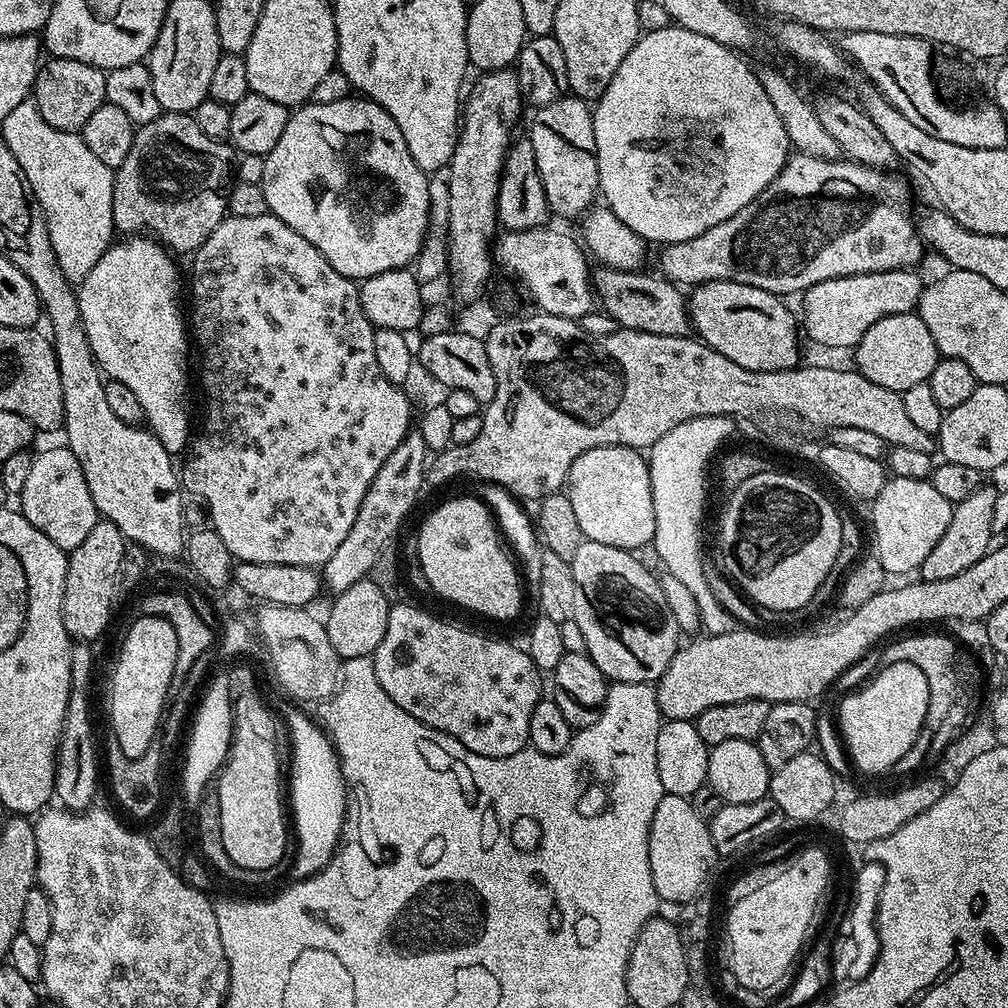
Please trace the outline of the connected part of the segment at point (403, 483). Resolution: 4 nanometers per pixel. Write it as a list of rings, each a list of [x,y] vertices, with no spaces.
[[[409,430],[406,438],[398,442],[394,454],[382,462],[382,470],[374,474],[374,482],[370,482],[370,490],[366,490],[362,506],[358,506],[358,518],[354,518],[350,534],[346,534],[342,546],[338,546],[338,550],[334,550],[334,554],[330,554],[322,566],[322,584],[327,591],[329,588],[332,594],[339,594],[350,590],[354,582],[365,579],[371,573],[374,562],[378,562],[378,554],[382,554],[382,550],[393,543],[392,535],[399,530],[400,523],[415,506],[420,487],[425,487],[429,460],[430,453],[426,442],[422,442],[420,431]]]

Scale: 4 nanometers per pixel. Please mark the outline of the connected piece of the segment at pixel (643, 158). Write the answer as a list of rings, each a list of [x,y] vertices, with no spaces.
[[[669,26],[662,30],[645,32],[640,40],[622,58],[622,66],[610,78],[610,86],[595,101],[592,121],[594,122],[594,146],[596,147],[596,161],[598,162],[598,178],[600,179],[599,195],[604,196],[603,203],[612,211],[634,234],[641,236],[646,242],[652,240],[656,246],[665,244],[684,244],[687,240],[698,238],[698,234],[706,234],[710,226],[718,226],[718,222],[726,222],[726,218],[734,218],[738,210],[750,206],[770,182],[782,170],[790,155],[790,145],[786,138],[786,128],[782,126],[766,90],[762,90],[762,82],[758,82],[756,72],[748,69],[748,64],[743,60],[739,51],[722,46],[714,42],[714,38],[702,38],[702,34],[694,34],[694,30],[686,30]]]

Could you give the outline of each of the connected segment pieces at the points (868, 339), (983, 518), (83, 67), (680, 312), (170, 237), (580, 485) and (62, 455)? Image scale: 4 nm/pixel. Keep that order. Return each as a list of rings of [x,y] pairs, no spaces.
[[[916,312],[894,314],[874,322],[874,326],[862,334],[854,355],[855,371],[862,373],[870,382],[878,382],[878,386],[886,386],[886,390],[901,394],[910,390],[910,386],[927,382],[934,366],[942,359],[934,346],[934,338],[930,338],[930,330],[926,330],[926,324]]]
[[[982,486],[978,490],[974,490],[974,494],[962,498],[962,502],[954,505],[950,526],[946,526],[946,534],[942,534],[942,538],[938,538],[938,546],[934,546],[934,550],[930,550],[930,554],[926,554],[926,562],[922,562],[919,566],[920,580],[954,578],[954,574],[962,574],[962,570],[974,566],[974,562],[981,560],[990,551],[994,544],[992,523],[994,522],[996,494],[995,487]]]
[[[48,58],[41,63],[36,84],[32,87],[31,99],[38,114],[54,126],[54,130],[79,133],[85,126],[90,114],[98,110],[98,106],[106,103],[106,72],[103,68],[95,68],[86,62],[74,62],[70,58]]]
[[[597,267],[592,272],[592,290],[597,305],[620,328],[638,330],[646,334],[688,336],[690,332],[688,300],[685,293],[659,275],[647,276],[647,271],[627,272],[617,268]]]
[[[161,111],[158,118],[136,128],[136,137],[126,162],[114,172],[112,226],[120,234],[147,234],[169,252],[195,253],[226,218],[228,189],[234,183],[234,152],[224,140],[202,134],[187,112]]]
[[[619,444],[586,450],[568,472],[566,491],[574,505],[578,526],[582,526],[587,539],[629,550],[640,550],[636,548],[652,544],[654,502],[648,461],[637,449]]]
[[[67,446],[48,448],[33,455],[30,475],[18,497],[18,508],[34,527],[54,542],[54,546],[65,550],[79,546],[86,534],[94,530],[98,519],[94,498],[90,498],[90,486],[86,486],[86,474],[82,474],[78,458],[74,458]]]

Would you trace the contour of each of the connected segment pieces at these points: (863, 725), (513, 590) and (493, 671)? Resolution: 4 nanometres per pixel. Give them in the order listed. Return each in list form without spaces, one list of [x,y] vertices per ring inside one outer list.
[[[910,662],[885,663],[883,667],[865,688],[850,693],[841,702],[838,731],[855,767],[857,764],[864,772],[888,774],[926,725],[930,716],[930,686],[926,686],[926,674]]]
[[[475,495],[472,496],[460,496],[457,500],[448,500],[445,504],[438,505],[425,518],[424,525],[420,528],[420,537],[416,540],[414,555],[421,562],[431,591],[437,592],[442,599],[449,600],[452,604],[461,604],[472,612],[481,612],[492,620],[512,620],[520,612],[522,576],[487,504]]]
[[[400,603],[392,604],[390,618],[386,622],[386,634],[382,638],[378,650],[371,657],[382,690],[386,690],[386,694],[390,694],[390,698],[394,698],[394,702],[398,706],[402,706],[402,710],[406,710],[406,714],[418,718],[418,722],[436,728],[439,732],[445,732],[450,738],[462,742],[462,746],[466,746],[466,750],[474,750],[474,754],[482,754],[490,758],[502,758],[510,754],[518,754],[523,750],[528,744],[530,714],[534,714],[534,706],[542,699],[542,692],[540,692],[542,673],[533,660],[528,657],[527,651],[523,647],[515,648],[508,640],[495,640],[492,636],[483,636],[480,632],[471,632],[468,628],[459,628],[458,625],[451,624],[448,620],[439,620],[438,617],[431,616],[430,613],[423,612],[422,609],[415,608],[412,604]]]

